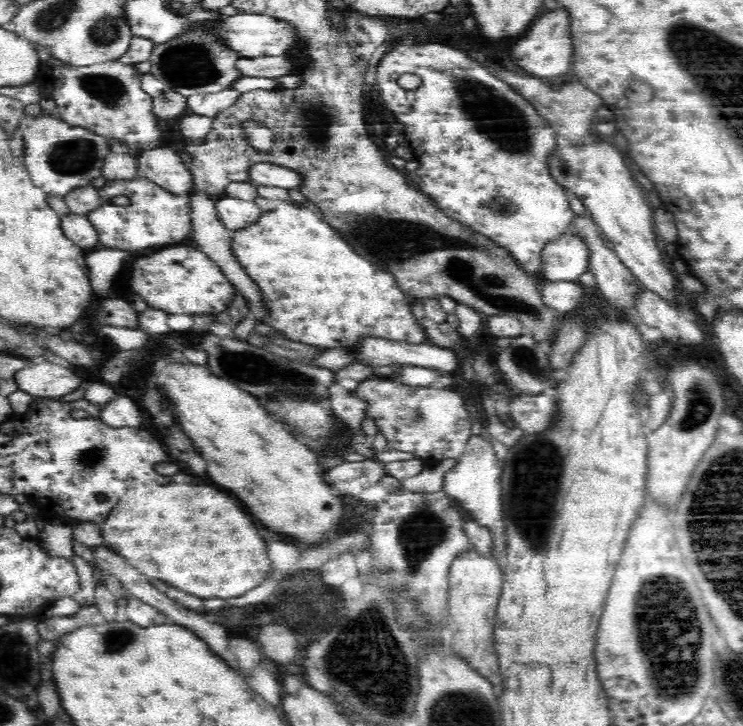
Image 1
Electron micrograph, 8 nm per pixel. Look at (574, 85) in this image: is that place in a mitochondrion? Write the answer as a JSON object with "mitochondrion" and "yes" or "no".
{"mitochondrion":"no"}

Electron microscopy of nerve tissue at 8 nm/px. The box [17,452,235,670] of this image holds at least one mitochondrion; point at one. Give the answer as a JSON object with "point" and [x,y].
{"point":[115,641]}

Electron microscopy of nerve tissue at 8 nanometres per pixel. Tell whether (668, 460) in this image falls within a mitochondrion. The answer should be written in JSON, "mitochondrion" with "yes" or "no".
{"mitochondrion":"no"}

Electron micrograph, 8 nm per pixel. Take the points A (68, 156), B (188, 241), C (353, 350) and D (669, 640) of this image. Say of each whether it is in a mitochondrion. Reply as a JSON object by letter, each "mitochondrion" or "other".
{"A":"mitochondrion","B":"other","C":"other","D":"mitochondrion"}

